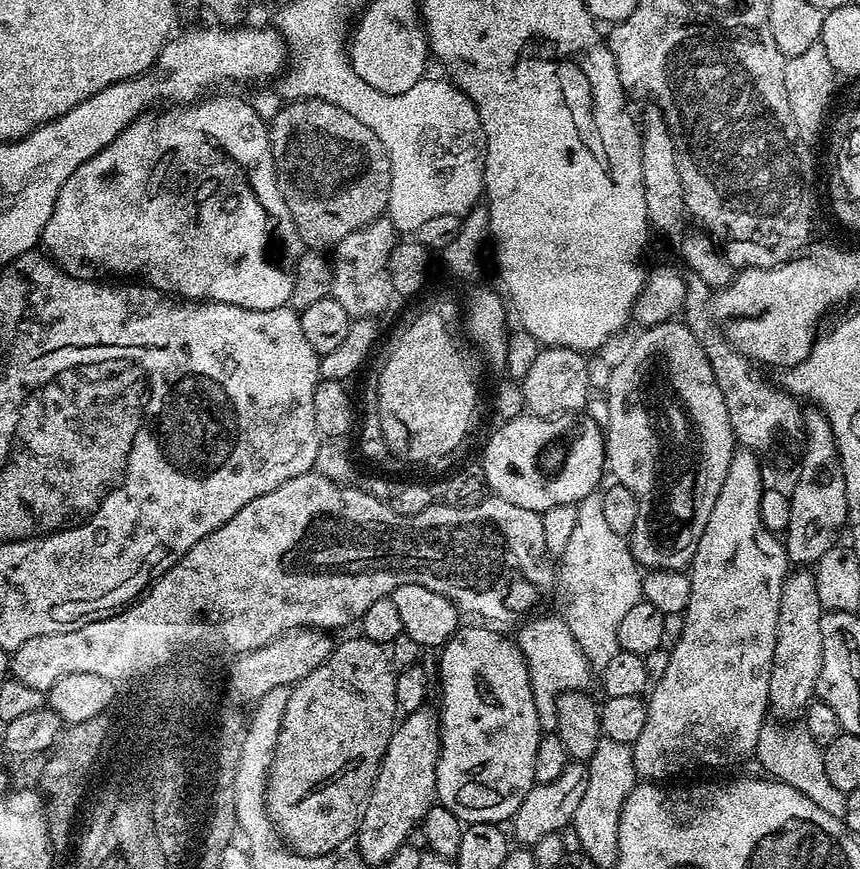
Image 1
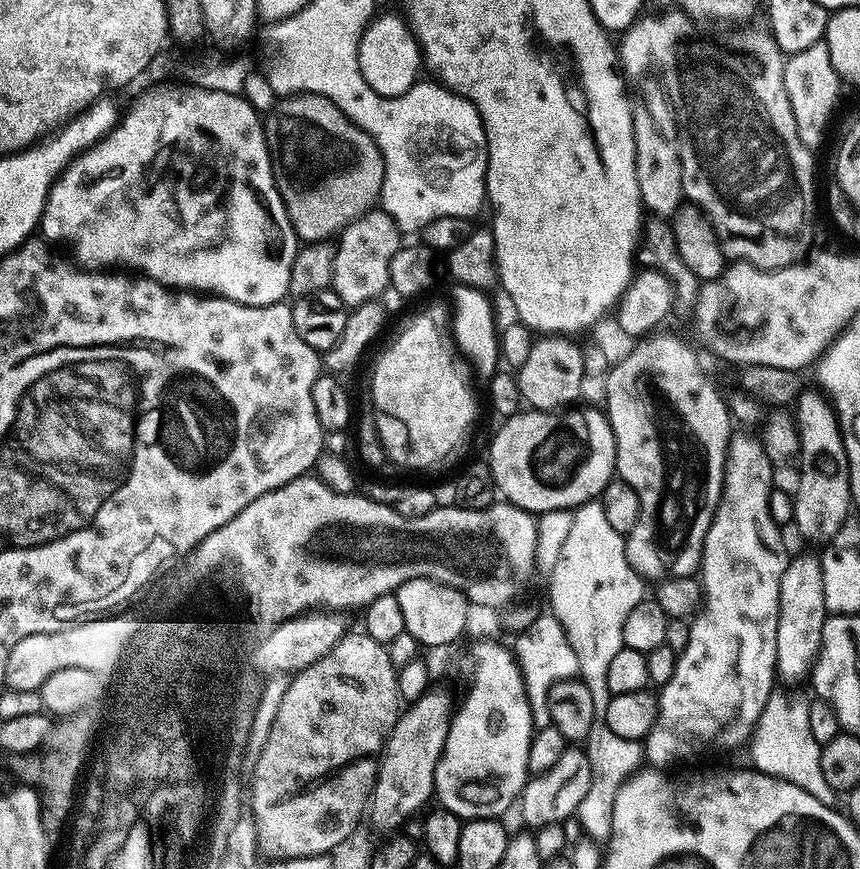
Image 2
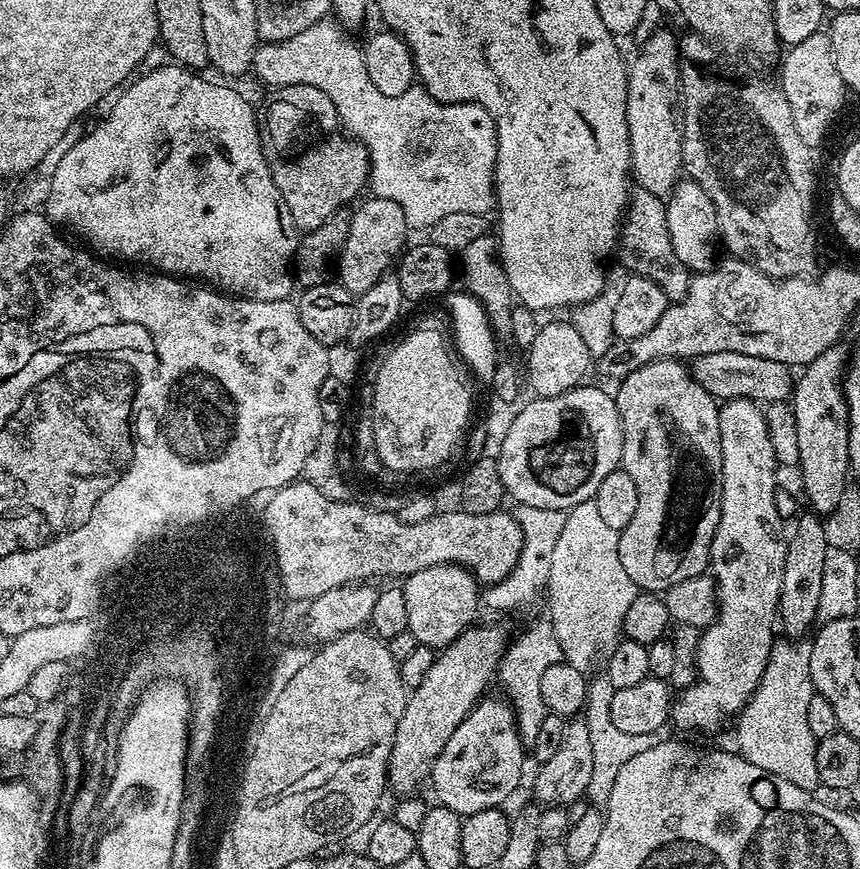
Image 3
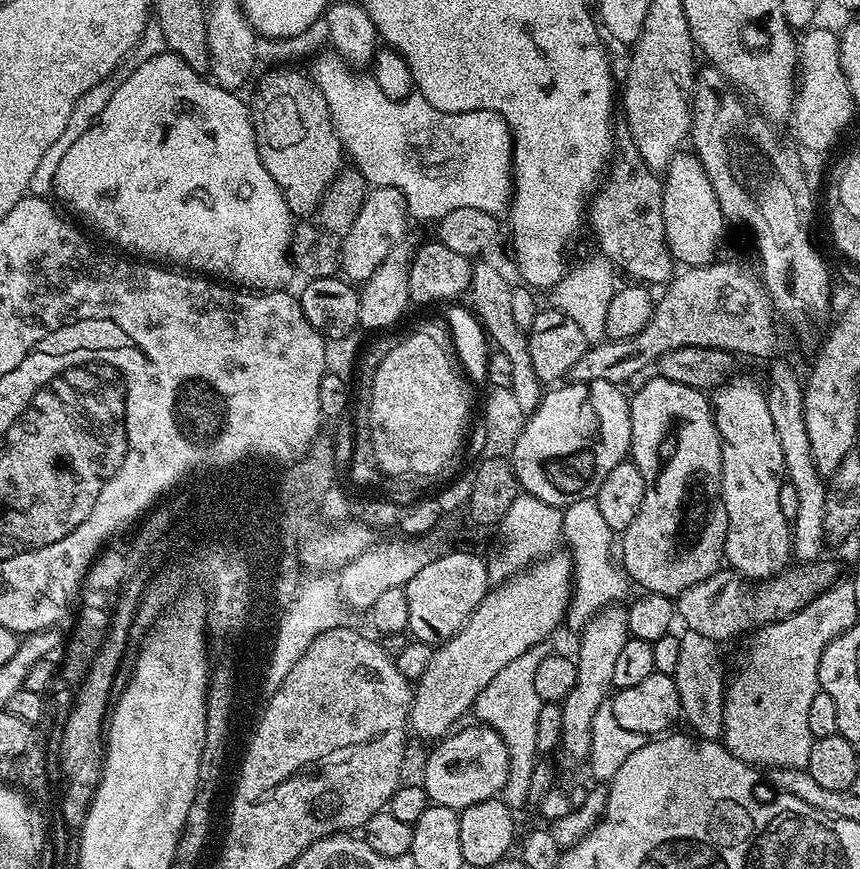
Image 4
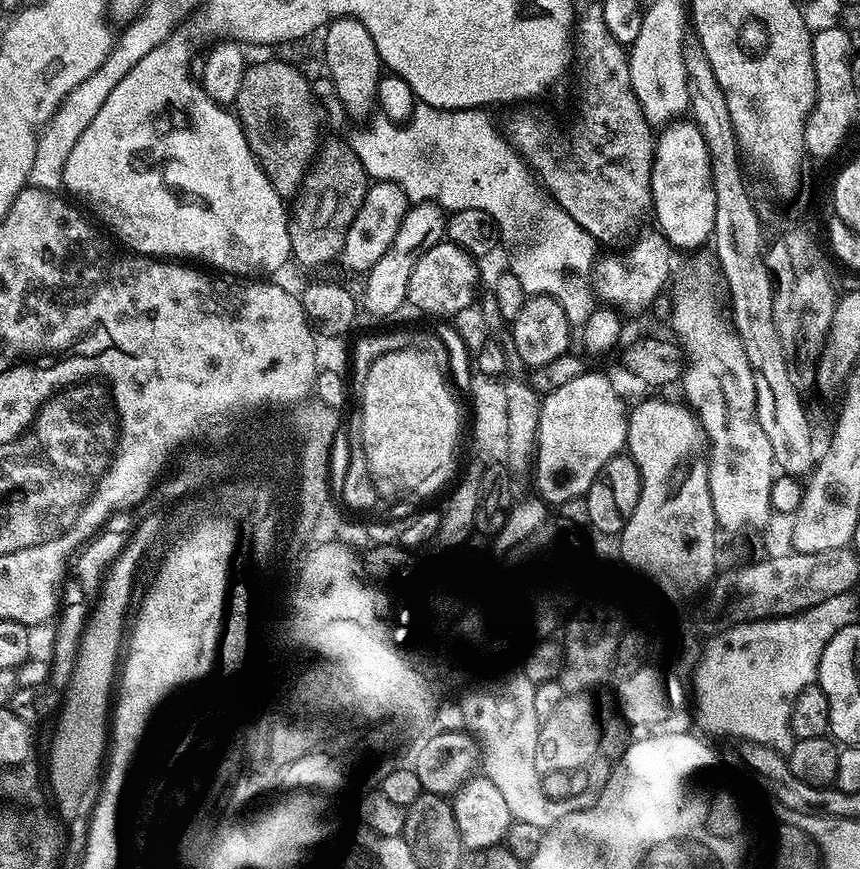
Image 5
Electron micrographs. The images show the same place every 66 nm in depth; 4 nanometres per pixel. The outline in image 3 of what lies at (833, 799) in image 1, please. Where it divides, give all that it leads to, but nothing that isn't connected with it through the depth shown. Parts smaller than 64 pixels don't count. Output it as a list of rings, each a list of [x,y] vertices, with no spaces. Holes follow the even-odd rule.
[[[777,639],[773,643],[760,685],[756,687],[754,694],[748,699],[748,704],[735,721],[739,755],[744,756],[746,762],[754,762],[754,766],[759,766],[772,776],[786,778],[786,782],[794,782],[794,786],[799,788],[816,790],[821,787],[816,757],[818,741],[814,734],[810,734],[810,726],[806,723],[806,710],[814,694],[810,654],[807,650],[799,652],[792,645],[795,643],[791,639],[783,639]]]

